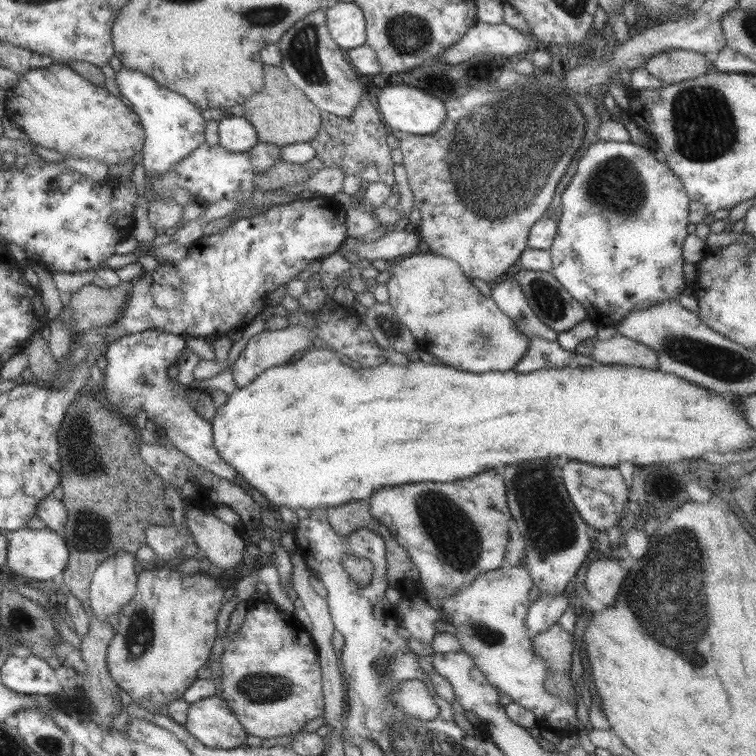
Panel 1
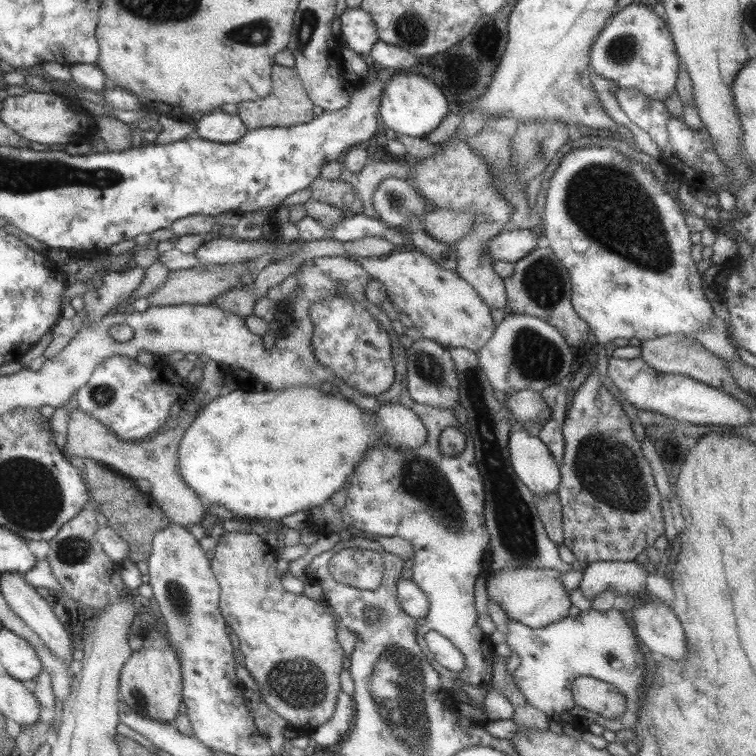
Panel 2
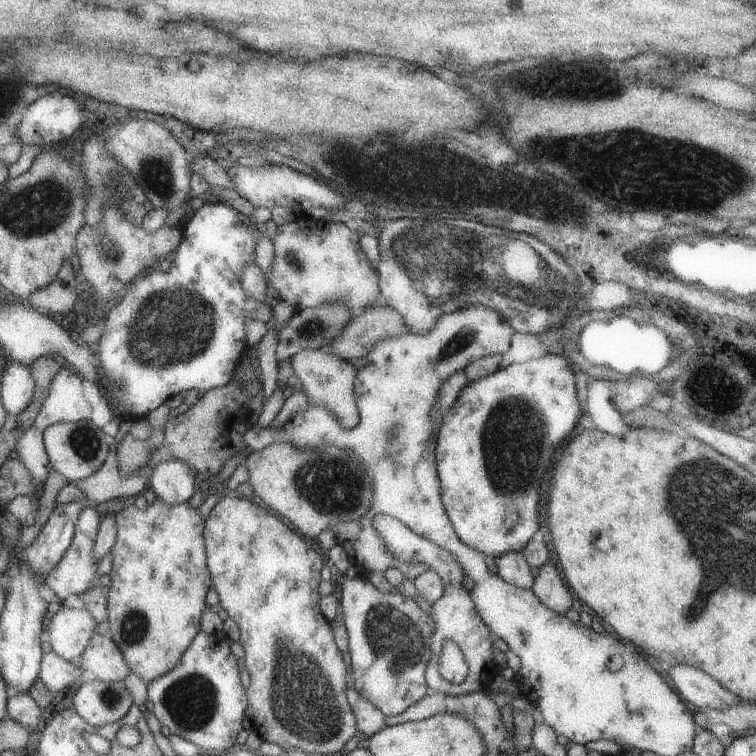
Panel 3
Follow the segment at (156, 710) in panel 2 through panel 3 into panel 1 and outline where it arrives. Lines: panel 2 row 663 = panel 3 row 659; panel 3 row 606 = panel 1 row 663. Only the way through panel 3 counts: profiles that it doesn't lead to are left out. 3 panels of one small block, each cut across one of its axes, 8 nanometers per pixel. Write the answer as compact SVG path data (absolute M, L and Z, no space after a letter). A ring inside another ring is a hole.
M160 564L157 568L145 567L137 574L135 594L118 612L118 625L107 646L106 665L116 685L125 690L132 702L141 708L159 713L161 706L182 698L185 689L197 679L197 670L208 663L211 647L215 643L215 618L221 605L225 586L207 573L180 575L175 567Z

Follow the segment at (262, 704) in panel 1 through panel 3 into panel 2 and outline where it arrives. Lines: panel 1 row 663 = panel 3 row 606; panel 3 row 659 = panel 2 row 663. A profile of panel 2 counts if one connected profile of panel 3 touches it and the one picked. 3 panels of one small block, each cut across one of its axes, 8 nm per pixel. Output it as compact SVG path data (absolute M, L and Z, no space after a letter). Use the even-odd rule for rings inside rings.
M225 531L218 537L210 567L220 588L219 610L239 640L246 671L251 674L266 706L288 722L288 727L307 735L327 722L340 691L339 673L345 658L337 640L337 621L320 600L287 592L277 577L276 548L251 531Z

